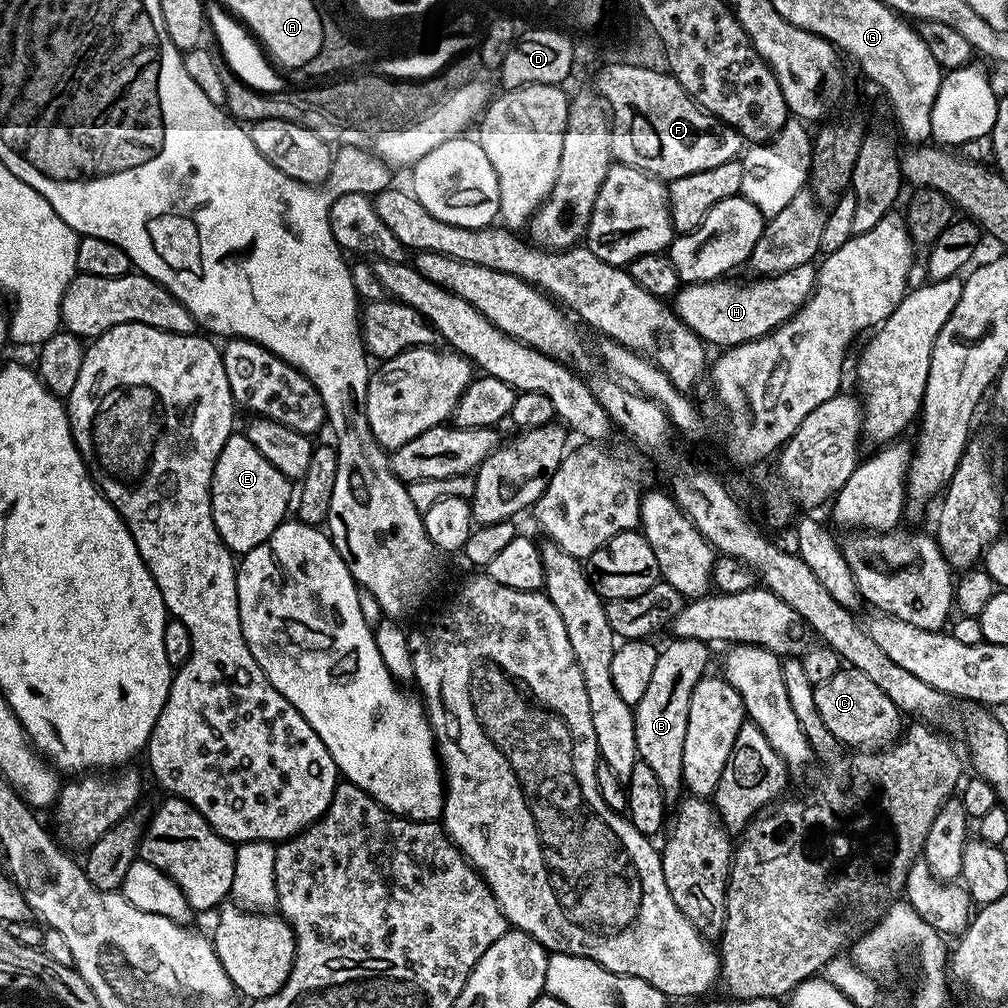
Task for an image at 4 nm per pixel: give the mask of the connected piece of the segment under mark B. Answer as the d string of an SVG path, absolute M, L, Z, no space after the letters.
M669 639L669 644L658 651L658 662L654 662L654 675L646 694L634 706L634 734L636 755L639 763L650 766L658 777L665 797L679 797L684 788L682 774L682 746L686 746L686 722L690 718L690 694L694 686L704 679L708 668L709 645L702 640Z

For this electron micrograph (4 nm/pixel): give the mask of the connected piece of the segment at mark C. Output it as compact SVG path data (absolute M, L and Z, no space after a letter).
M841 667L840 672L830 678L830 682L816 685L814 706L818 706L818 714L822 714L826 730L830 730L834 738L852 750L887 748L902 732L900 709L894 706L894 702L890 702L890 698L886 698L886 694L882 694L871 678L866 678L866 674L857 668Z

